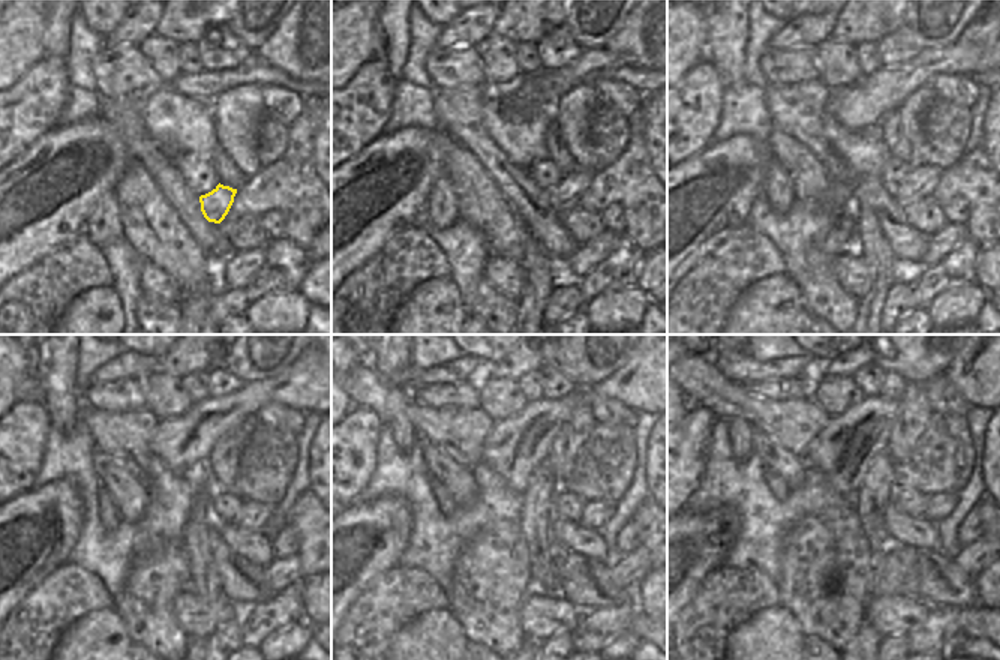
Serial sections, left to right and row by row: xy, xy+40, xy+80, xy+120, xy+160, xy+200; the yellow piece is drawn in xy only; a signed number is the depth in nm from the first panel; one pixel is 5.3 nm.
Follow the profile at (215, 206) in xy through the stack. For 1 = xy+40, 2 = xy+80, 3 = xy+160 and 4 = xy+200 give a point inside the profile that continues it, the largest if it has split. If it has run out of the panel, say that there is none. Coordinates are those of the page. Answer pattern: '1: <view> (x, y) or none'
1: xy+40 (562, 197)
2: xy+80 (921, 180)
3: xy+160 (595, 513)
4: xy+200 (939, 507)

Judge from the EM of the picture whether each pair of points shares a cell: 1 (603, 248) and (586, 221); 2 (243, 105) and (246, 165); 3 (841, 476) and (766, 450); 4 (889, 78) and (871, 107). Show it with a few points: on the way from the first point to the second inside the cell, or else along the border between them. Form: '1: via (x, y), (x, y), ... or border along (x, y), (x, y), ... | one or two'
1: border along (604, 230), (579, 246) | two
2: via (243, 120), (243, 150) | one
3: border along (802, 459), (807, 467) | two
4: via (888, 86), (874, 99) | one

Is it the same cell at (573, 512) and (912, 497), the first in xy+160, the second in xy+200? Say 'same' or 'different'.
same

